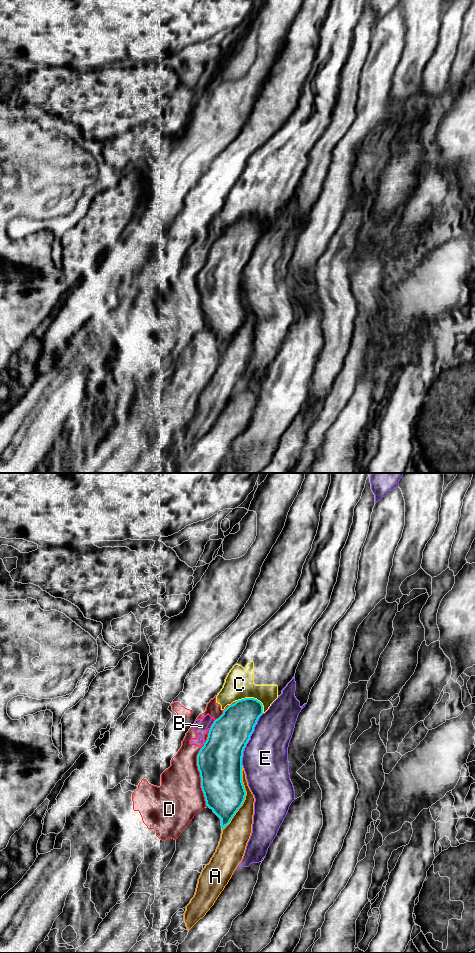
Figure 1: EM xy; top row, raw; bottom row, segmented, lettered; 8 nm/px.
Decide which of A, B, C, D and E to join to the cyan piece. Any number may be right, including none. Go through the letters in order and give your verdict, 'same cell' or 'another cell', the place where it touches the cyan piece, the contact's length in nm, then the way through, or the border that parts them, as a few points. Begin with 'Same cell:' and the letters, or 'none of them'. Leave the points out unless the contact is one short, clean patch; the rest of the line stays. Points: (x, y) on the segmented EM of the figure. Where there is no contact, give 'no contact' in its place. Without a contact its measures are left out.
Same cell: none of them
A: another cell; meets cyan in xy at (244, 798); contact 550 nm long
B: another cell; meets cyan in xy at (212, 724); contact 90 nm long
C: another cell; meets cyan in xy at (252, 698); contact 260 nm long
D: another cell; meets cyan in xy at (198, 767); contact 600 nm long
E: another cell; meets cyan in xy at (249, 739); contact 460 nm long

